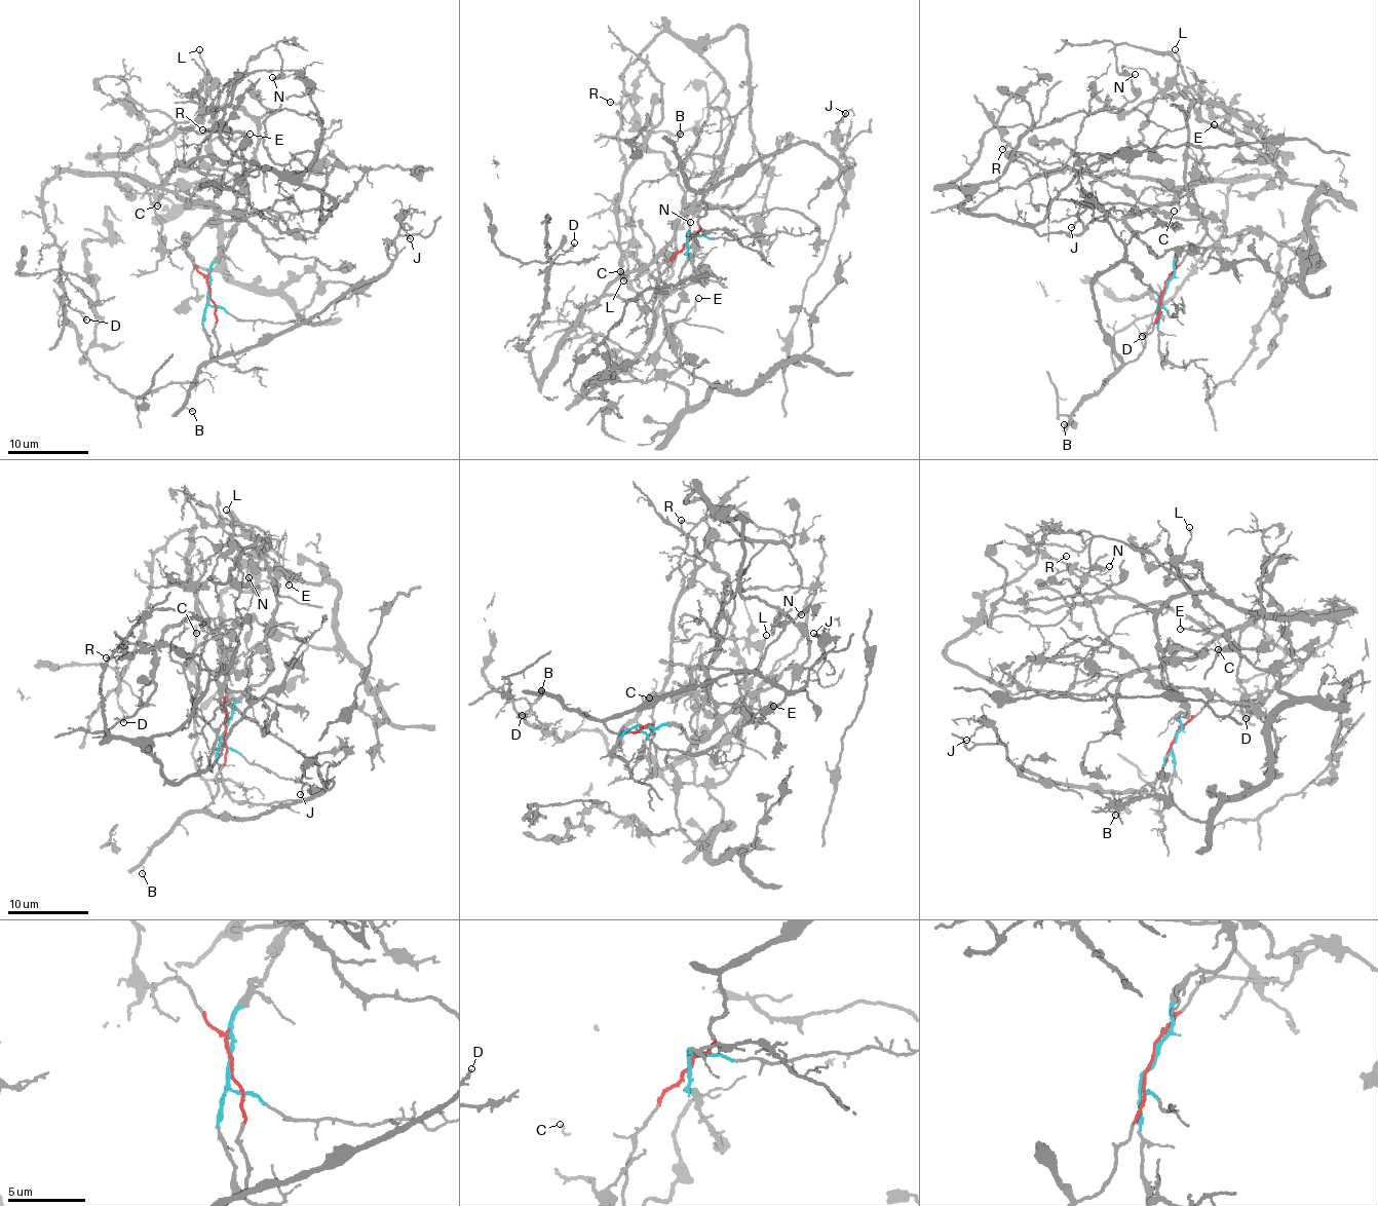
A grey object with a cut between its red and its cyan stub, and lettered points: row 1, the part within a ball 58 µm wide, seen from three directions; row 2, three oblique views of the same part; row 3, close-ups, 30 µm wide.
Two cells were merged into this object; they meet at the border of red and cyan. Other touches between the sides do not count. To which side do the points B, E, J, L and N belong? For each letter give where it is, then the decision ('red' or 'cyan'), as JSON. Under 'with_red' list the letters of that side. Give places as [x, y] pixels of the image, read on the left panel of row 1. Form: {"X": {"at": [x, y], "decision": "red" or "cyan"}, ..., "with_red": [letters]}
{"B": {"at": [192, 411], "decision": "red"}, "E": {"at": [250, 134], "decision": "cyan"}, "J": {"at": [410, 238], "decision": "red"}, "L": {"at": [199, 49], "decision": "cyan"}, "N": {"at": [272, 77], "decision": "cyan"}, "with_red": ["B", "J"]}

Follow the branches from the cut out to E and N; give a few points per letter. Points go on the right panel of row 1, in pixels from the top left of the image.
E: (1163, 292), (1175, 257), (1206, 233), (1189, 201), (1186, 114), (1222, 104), (1260, 125), (1272, 163), (1213, 124)
N: (1163, 292), (1175, 257), (1206, 233), (1184, 167), (1199, 99), (1172, 55), (1120, 43), (1116, 68), (1135, 73)

